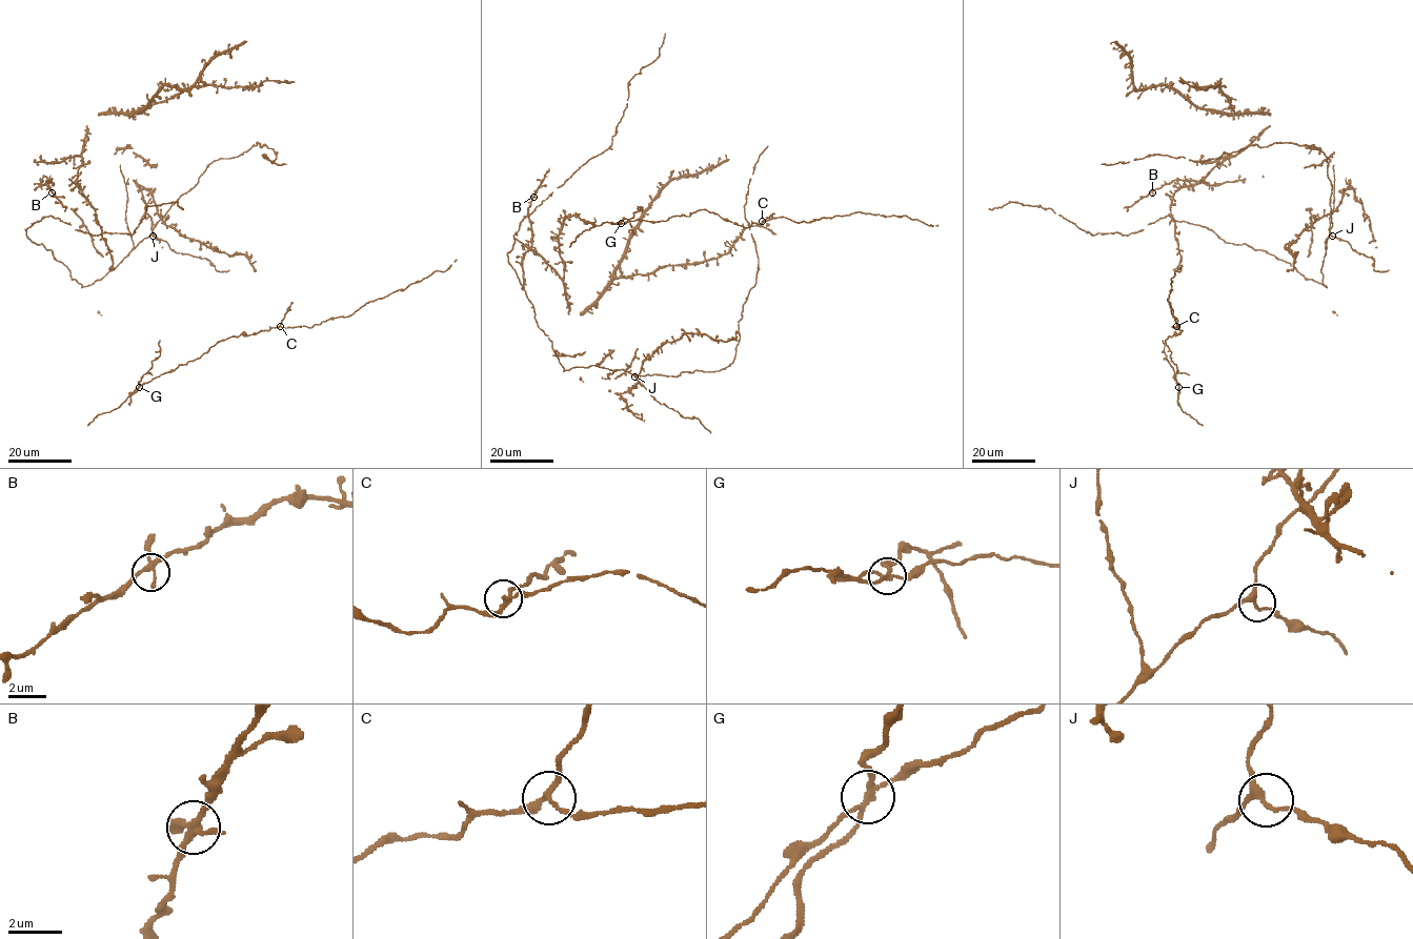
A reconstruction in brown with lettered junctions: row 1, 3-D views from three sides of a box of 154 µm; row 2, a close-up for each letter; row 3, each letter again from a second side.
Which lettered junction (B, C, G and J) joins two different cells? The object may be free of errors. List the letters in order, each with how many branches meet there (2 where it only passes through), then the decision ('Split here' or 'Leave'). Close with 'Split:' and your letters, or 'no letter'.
B: Branches: 4. Leave
C: Branches: 3. Leave
G: Branches: 4. Split here
J: Branches: 3. Leave
Split: G

